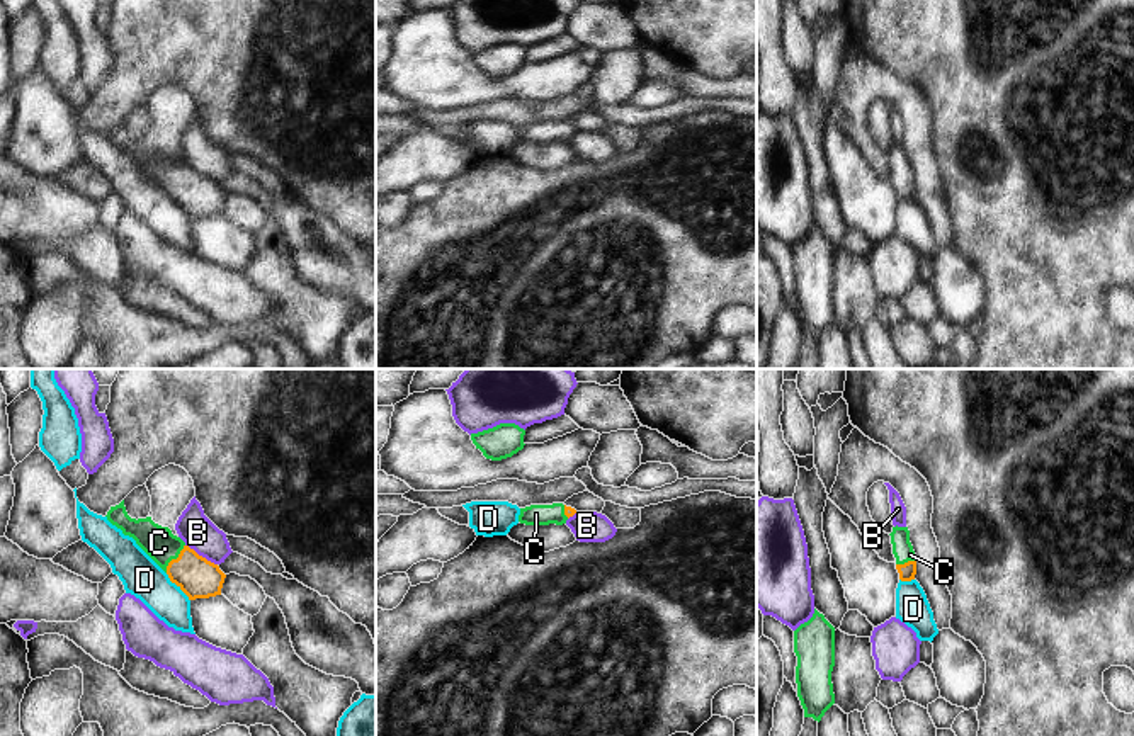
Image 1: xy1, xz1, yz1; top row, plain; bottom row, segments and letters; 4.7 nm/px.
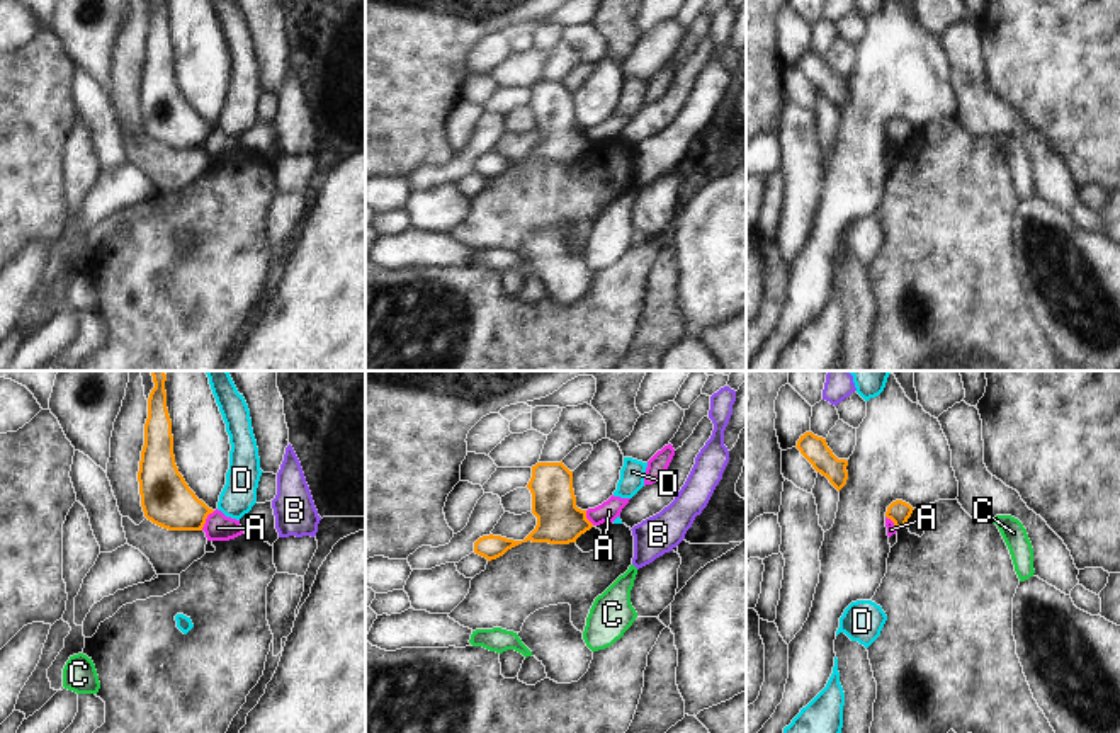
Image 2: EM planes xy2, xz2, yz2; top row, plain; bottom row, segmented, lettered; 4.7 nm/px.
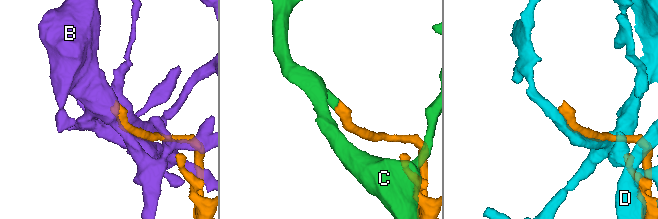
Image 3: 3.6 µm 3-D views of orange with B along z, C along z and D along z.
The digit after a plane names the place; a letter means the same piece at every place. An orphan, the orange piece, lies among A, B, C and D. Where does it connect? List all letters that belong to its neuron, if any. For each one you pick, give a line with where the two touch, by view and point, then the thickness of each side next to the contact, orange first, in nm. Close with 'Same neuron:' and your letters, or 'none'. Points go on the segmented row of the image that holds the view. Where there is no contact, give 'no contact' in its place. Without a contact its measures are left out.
C: xy1 (174, 560) | 190/160 nm
Same neuron: C

